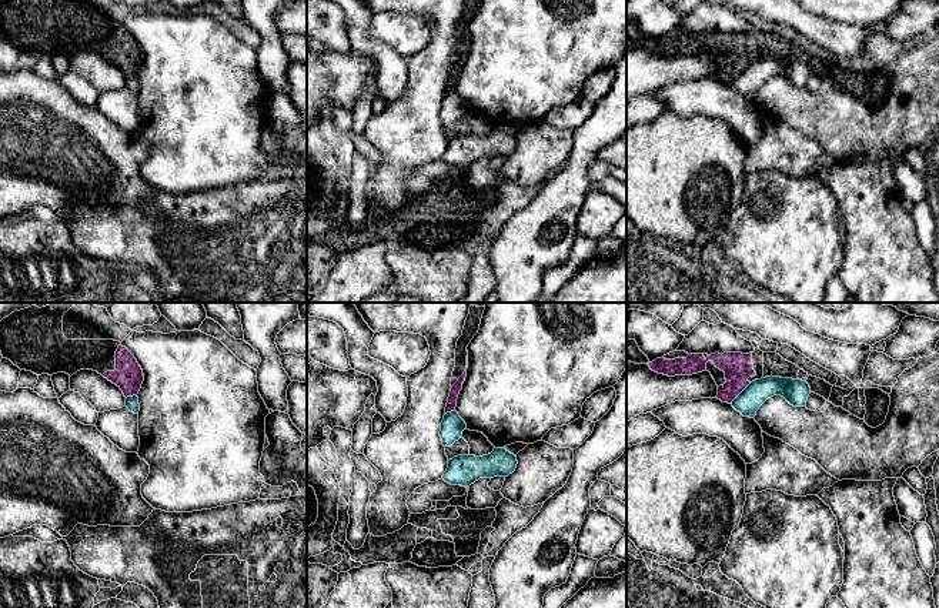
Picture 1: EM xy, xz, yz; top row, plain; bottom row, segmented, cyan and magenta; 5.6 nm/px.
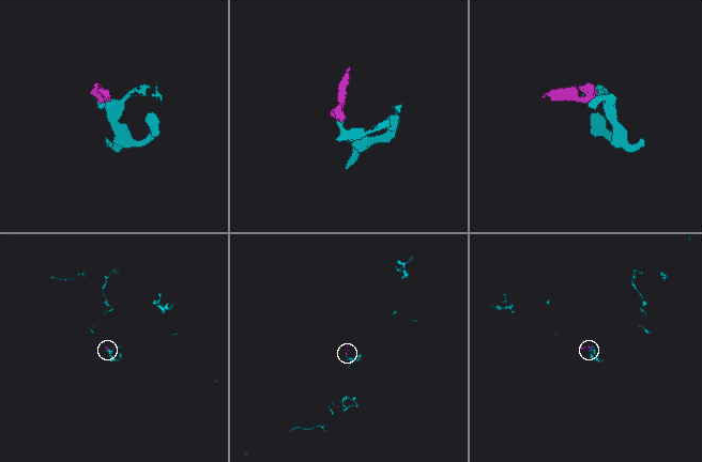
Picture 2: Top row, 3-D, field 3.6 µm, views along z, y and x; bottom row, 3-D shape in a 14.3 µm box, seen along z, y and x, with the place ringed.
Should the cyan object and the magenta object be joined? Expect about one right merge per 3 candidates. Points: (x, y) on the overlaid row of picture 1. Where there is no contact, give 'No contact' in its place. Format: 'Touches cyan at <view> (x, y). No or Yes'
Touches cyan at yz (741, 393). No

